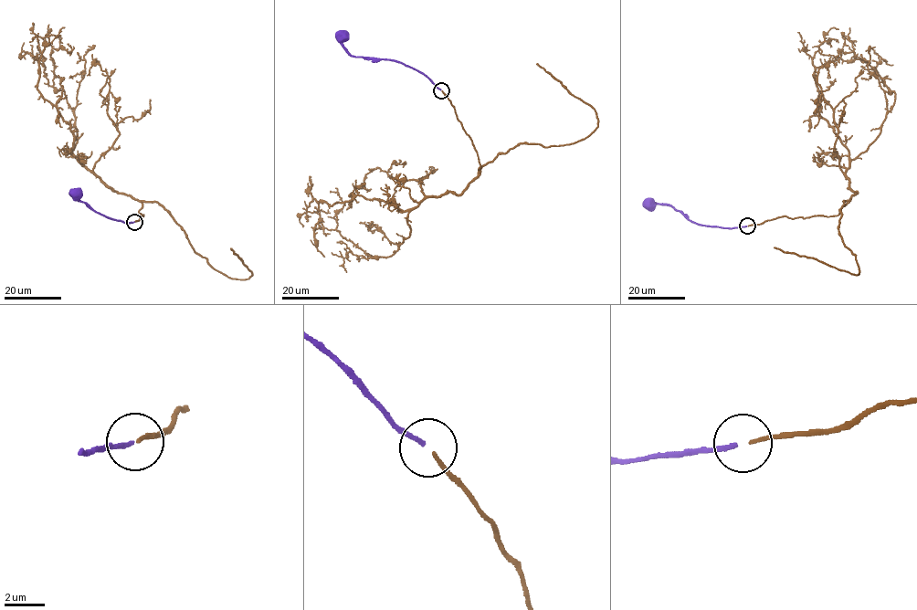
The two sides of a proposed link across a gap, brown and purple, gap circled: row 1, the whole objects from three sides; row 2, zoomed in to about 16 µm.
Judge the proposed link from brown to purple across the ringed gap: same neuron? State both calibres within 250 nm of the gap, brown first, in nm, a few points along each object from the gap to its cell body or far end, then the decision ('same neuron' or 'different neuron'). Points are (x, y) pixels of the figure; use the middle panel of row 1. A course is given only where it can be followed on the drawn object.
170/200 nm | brown via (442, 90), (479, 163), (468, 187), (408, 213), (409, 236), (385, 257), (341, 235), (344, 204), (330, 192) | purple via (440, 89), (426, 77), (403, 64), (353, 57), (342, 43), (342, 35) | same neuron

